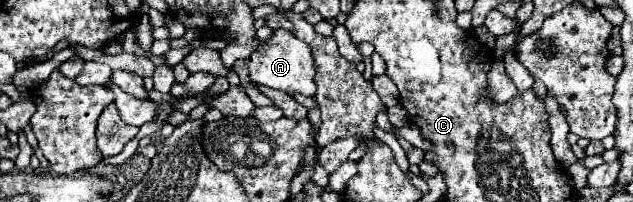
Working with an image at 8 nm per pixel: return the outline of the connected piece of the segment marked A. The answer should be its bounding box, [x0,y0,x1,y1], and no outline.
[246,28,316,96]

